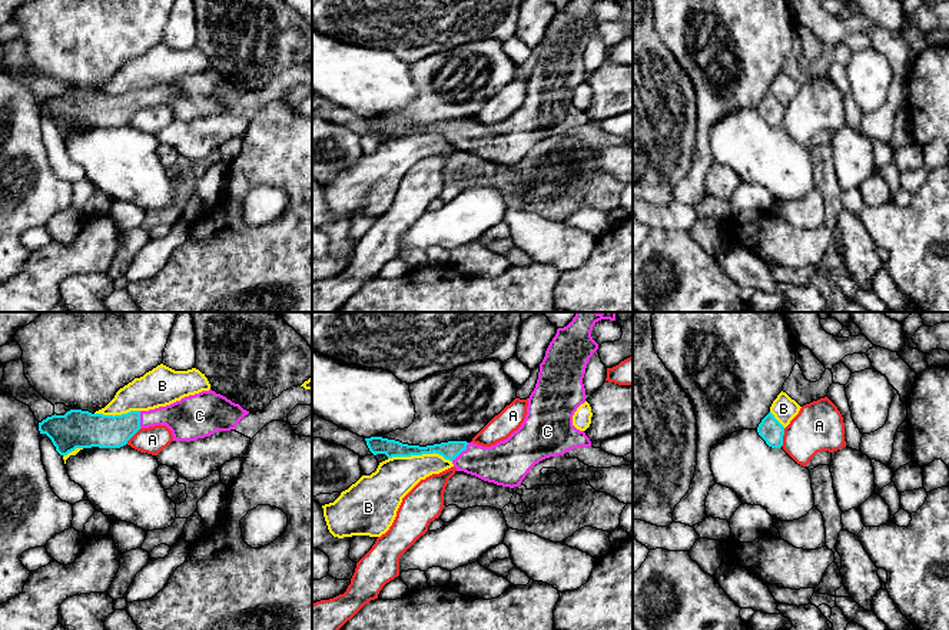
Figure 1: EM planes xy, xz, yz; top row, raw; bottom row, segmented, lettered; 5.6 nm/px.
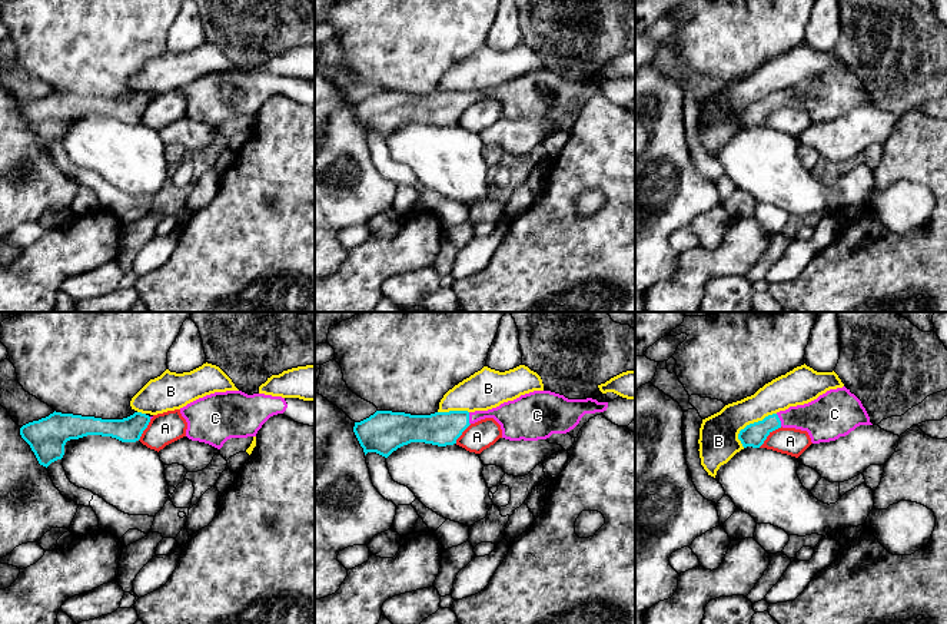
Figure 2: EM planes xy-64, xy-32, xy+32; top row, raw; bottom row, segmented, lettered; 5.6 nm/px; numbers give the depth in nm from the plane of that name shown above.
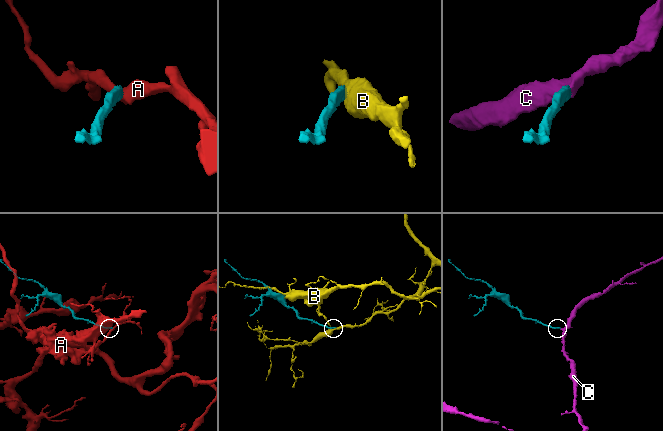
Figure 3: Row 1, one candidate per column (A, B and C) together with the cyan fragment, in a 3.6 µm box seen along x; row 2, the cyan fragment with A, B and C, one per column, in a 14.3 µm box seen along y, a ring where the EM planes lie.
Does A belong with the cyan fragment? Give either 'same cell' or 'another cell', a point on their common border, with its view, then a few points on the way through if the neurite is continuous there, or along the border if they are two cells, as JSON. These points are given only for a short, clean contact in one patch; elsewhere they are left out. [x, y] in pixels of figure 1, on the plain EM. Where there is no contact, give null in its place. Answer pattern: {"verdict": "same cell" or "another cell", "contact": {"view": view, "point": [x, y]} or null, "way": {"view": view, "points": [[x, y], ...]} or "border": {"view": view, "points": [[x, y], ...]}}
{"verdict": "another cell", "contact": {"view": "yz", "point": [782, 116]}, "border": {"view": "yz", "points": [[785, 108], [780, 125]]}}

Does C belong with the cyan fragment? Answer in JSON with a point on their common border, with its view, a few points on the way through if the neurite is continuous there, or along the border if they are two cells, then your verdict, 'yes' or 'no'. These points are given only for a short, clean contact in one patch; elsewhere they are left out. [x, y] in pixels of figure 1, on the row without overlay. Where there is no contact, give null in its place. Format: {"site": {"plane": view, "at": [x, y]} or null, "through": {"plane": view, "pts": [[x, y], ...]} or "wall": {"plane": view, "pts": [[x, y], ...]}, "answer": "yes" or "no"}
{"site": {"plane": "xz", "at": [461, 131]}, "through": {"plane": "xz", "pts": [[451, 129], [461, 131], [480, 141], [504, 142]]}, "answer": "yes"}

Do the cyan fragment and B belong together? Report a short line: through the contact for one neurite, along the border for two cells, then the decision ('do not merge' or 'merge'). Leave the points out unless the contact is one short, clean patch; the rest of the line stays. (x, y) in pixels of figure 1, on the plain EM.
xz (388, 136), (438, 132), (451, 141) | do not merge

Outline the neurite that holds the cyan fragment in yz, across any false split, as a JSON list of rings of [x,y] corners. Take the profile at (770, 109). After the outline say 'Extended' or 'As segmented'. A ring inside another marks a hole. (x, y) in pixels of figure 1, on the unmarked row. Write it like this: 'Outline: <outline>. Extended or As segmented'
Outline: [[[769,92],[757,106],[759,115],[772,127],[780,127],[783,125],[784,106]]]. As segmented

